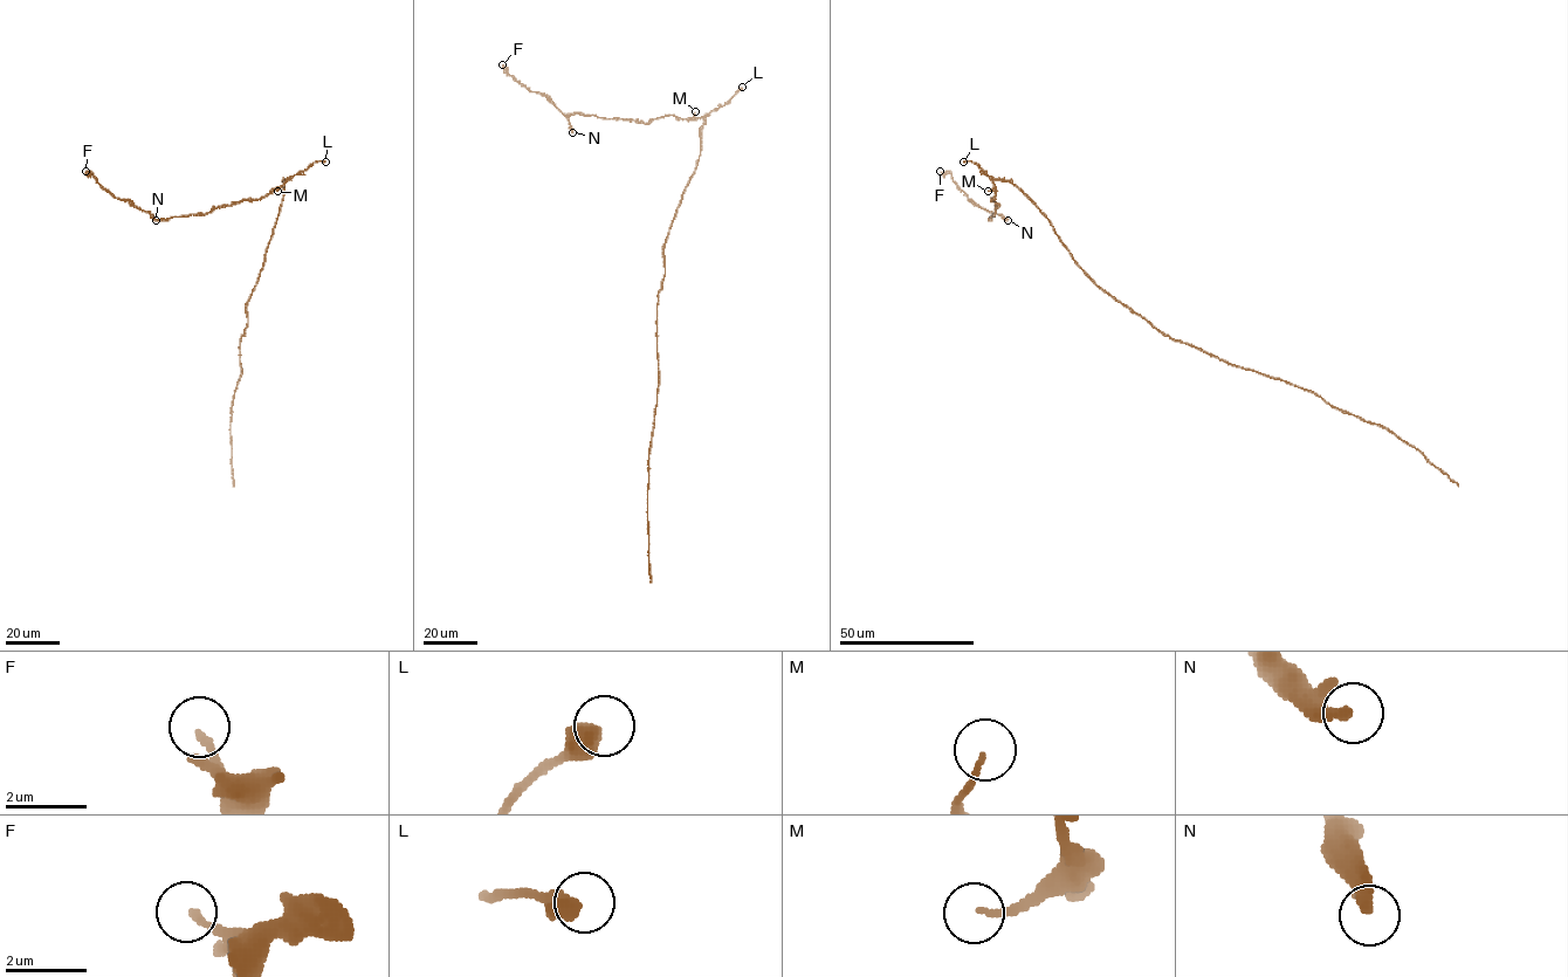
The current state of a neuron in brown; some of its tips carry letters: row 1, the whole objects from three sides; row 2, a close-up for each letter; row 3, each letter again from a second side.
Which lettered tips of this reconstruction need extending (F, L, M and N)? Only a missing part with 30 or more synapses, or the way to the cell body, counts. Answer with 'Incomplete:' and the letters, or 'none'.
Incomplete: none

